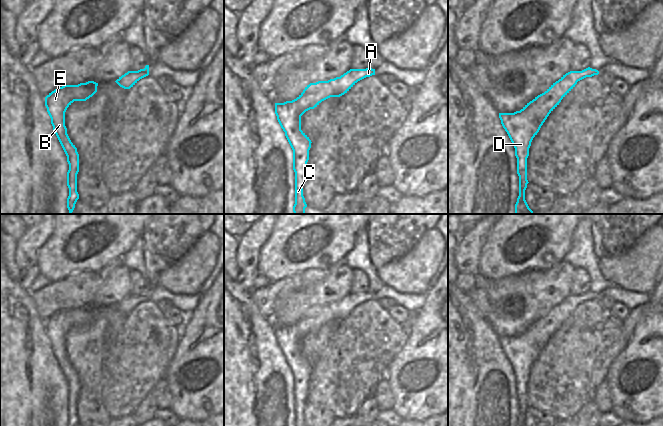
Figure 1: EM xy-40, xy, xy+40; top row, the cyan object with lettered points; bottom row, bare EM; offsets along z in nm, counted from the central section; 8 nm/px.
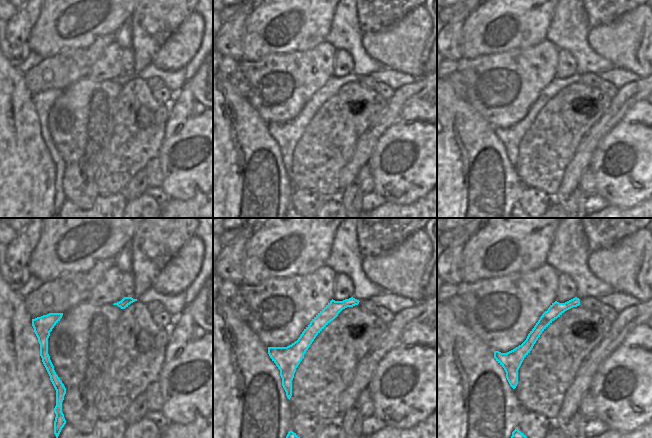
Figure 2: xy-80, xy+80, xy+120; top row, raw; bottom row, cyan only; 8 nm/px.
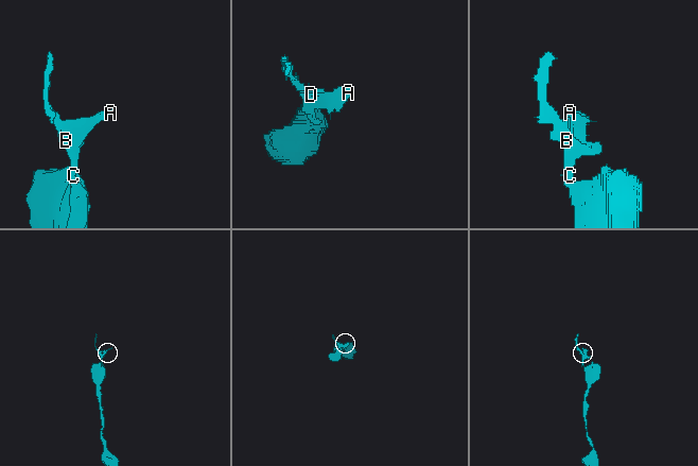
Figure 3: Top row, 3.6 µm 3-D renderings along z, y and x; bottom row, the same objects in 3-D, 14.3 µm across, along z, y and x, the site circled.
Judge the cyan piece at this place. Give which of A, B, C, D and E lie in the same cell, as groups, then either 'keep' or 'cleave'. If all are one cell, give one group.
A B C D E | keep

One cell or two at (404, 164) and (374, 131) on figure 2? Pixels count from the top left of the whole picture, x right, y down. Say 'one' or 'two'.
two

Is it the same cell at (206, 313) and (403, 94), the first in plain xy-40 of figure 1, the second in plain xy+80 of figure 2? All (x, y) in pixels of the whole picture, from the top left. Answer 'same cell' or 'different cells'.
different cells

